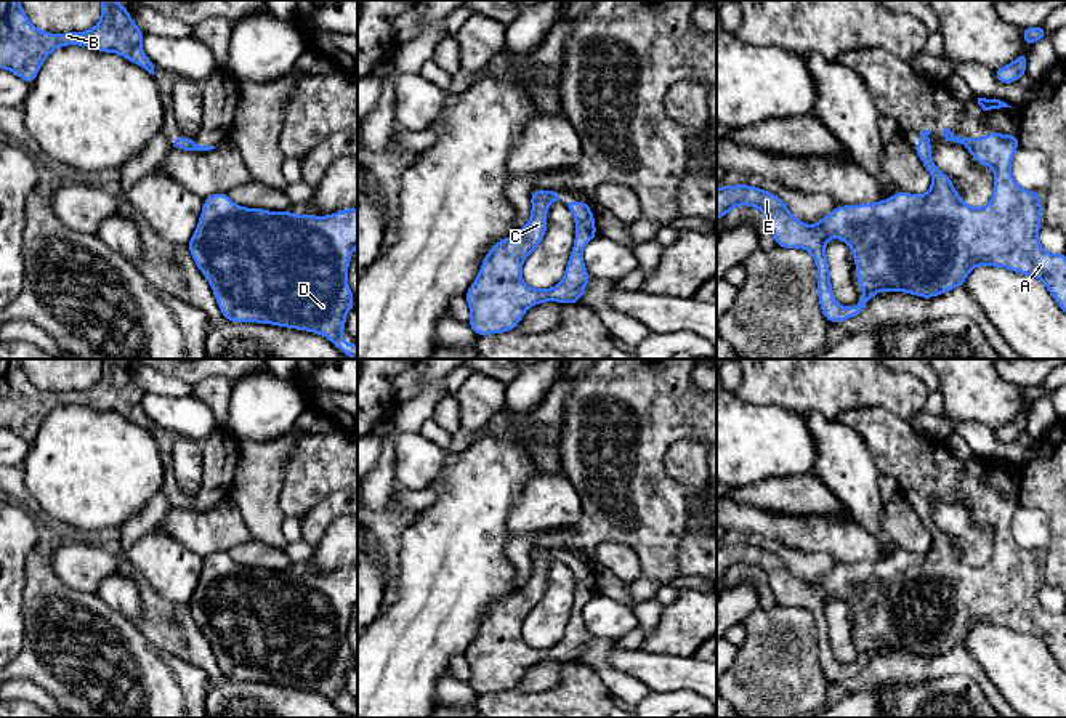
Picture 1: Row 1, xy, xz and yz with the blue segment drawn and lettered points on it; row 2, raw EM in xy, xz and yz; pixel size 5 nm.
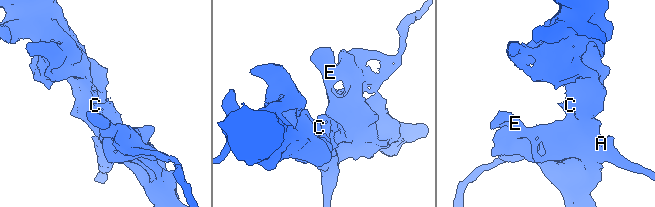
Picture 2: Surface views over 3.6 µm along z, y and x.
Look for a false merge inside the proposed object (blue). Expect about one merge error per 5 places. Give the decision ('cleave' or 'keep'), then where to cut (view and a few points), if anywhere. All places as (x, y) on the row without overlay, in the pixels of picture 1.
keep | no cut

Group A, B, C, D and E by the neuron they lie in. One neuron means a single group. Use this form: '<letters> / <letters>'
A B C D E

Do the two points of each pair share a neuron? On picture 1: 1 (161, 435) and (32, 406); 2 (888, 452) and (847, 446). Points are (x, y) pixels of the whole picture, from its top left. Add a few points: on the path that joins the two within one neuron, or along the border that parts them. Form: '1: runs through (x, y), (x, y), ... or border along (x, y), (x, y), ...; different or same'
1: runs through (129, 406), (121, 398), (64, 398); same
2: border along (842, 422), (861, 438), (880, 473); different

